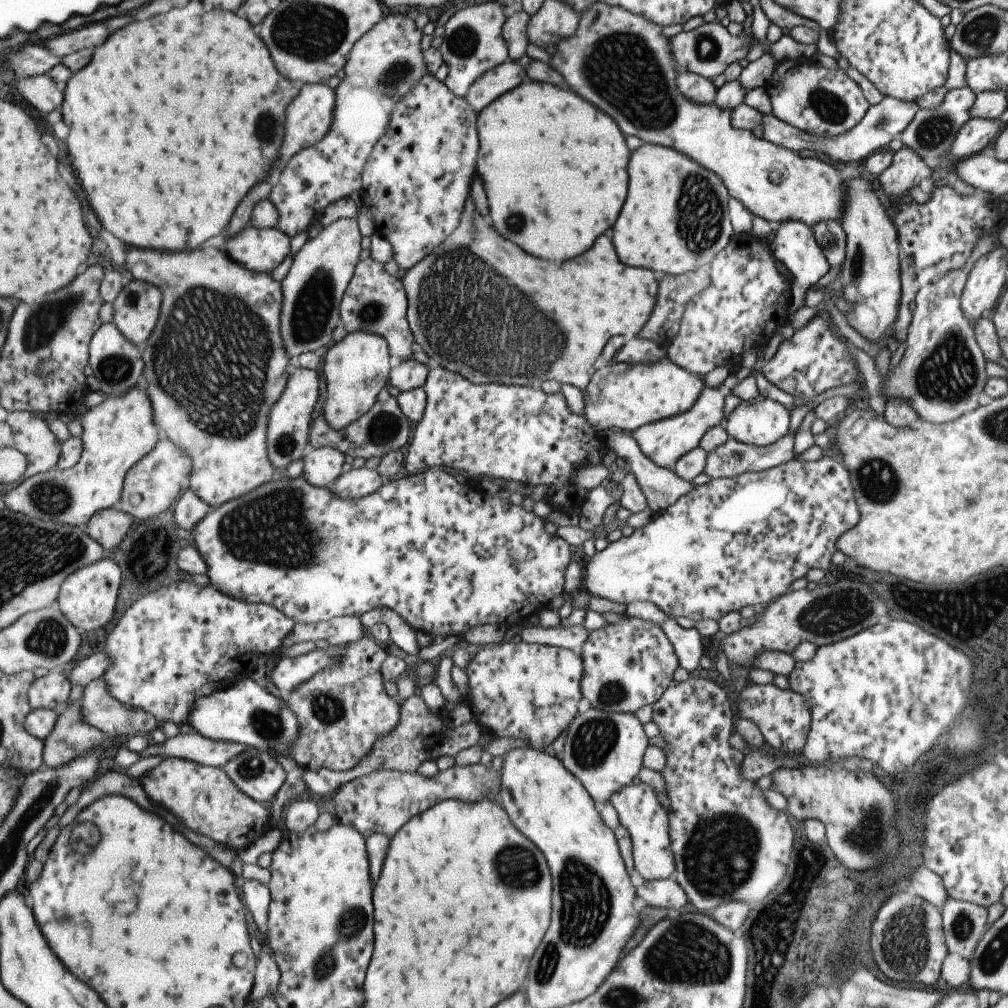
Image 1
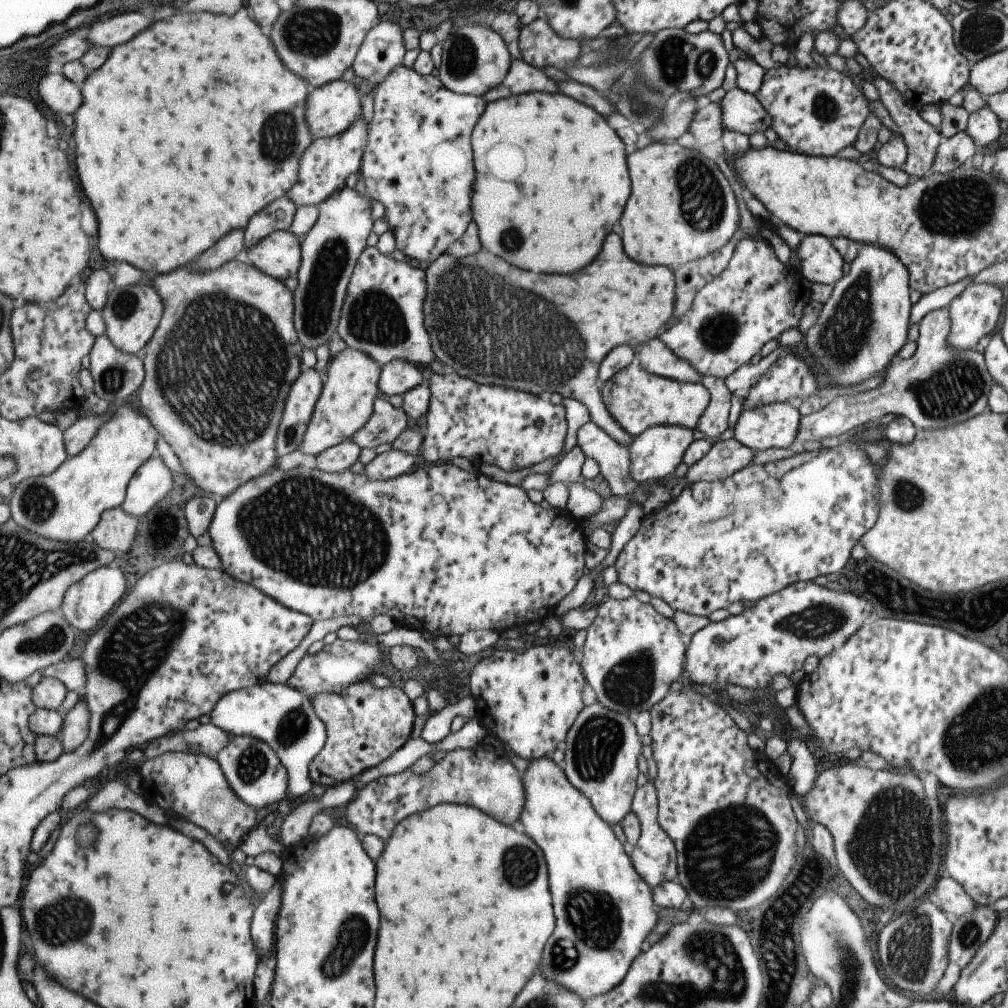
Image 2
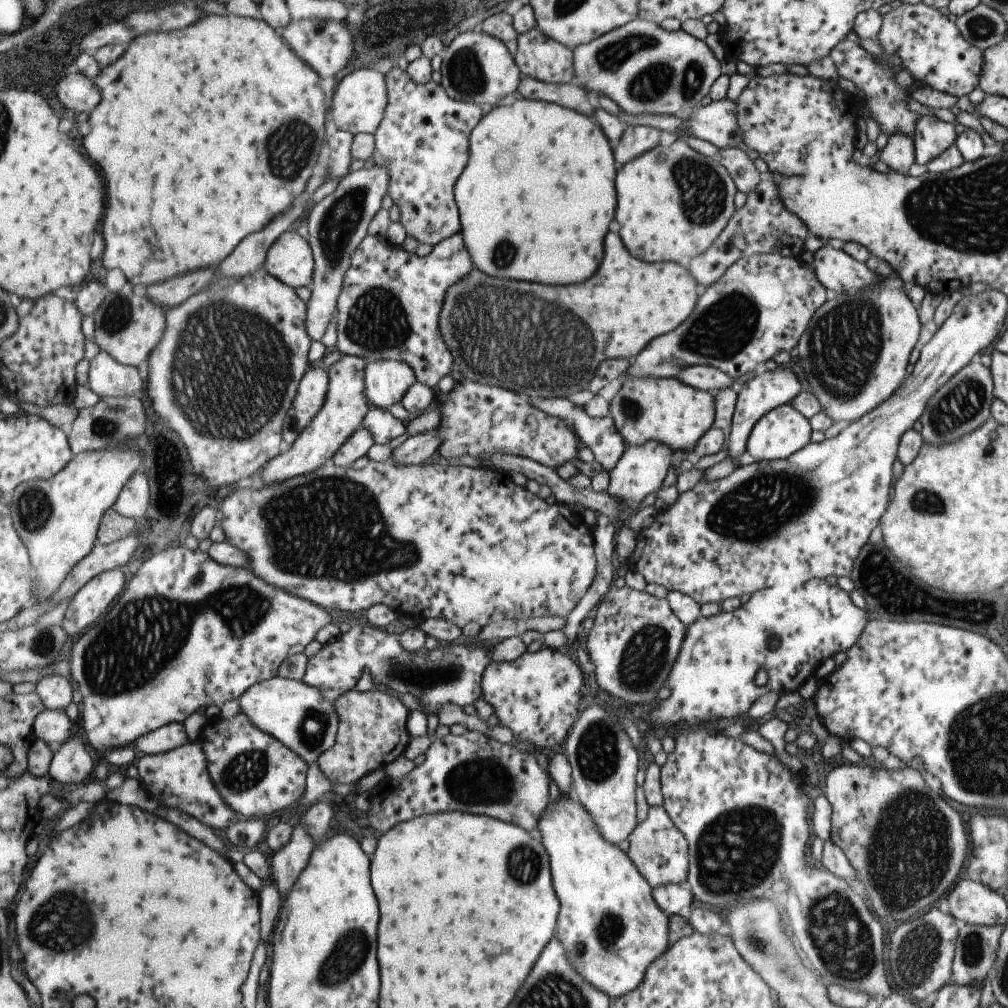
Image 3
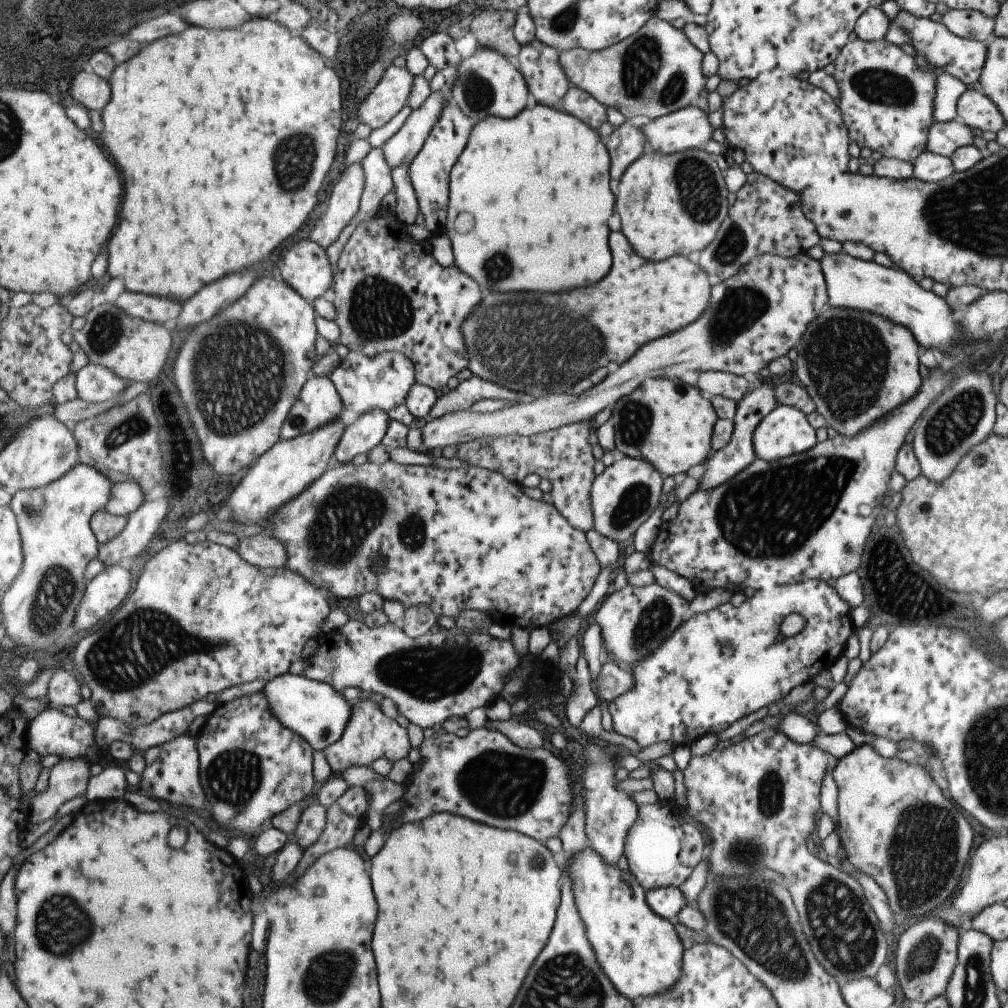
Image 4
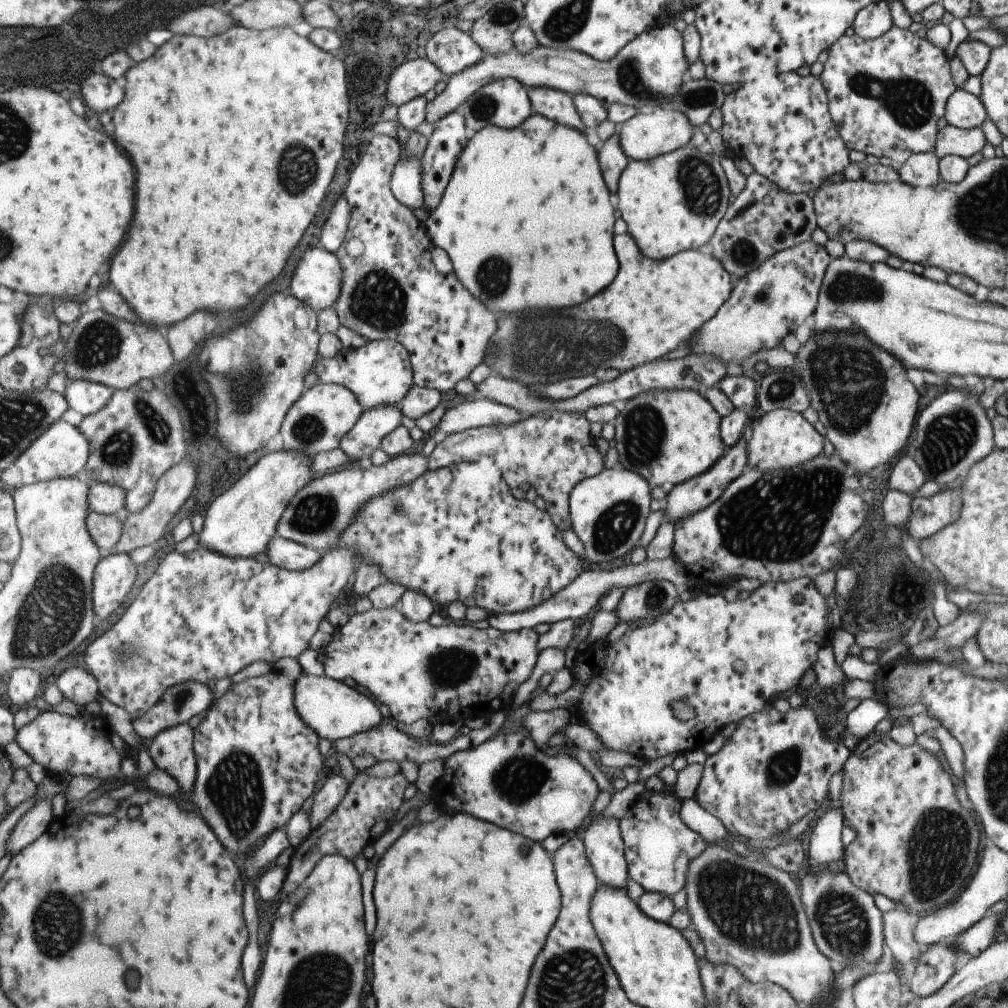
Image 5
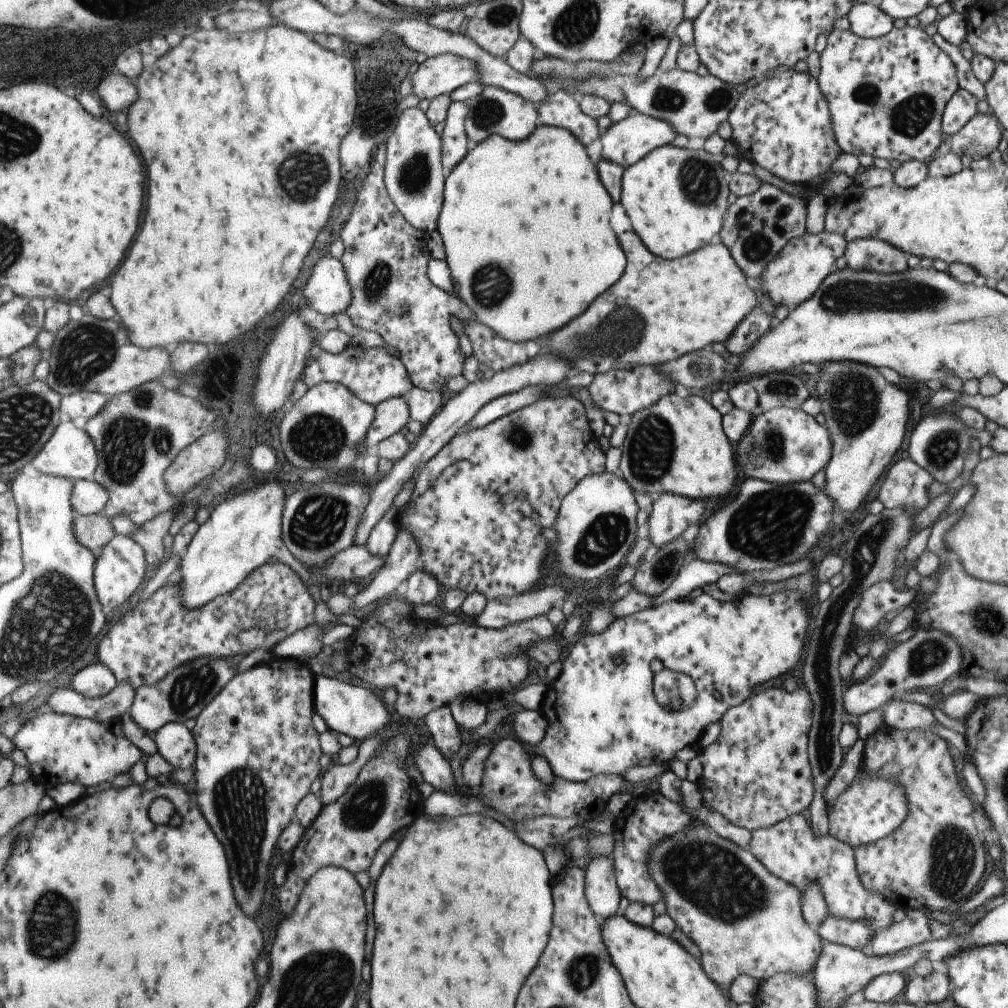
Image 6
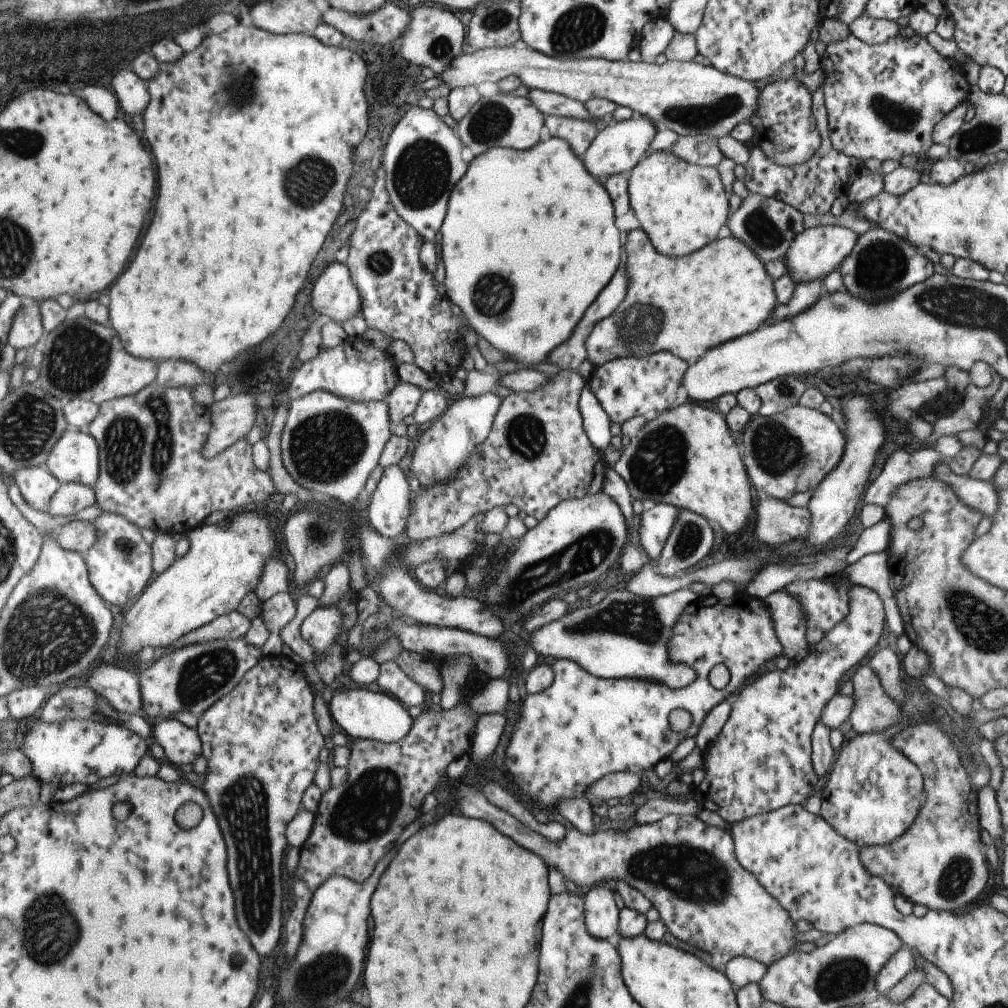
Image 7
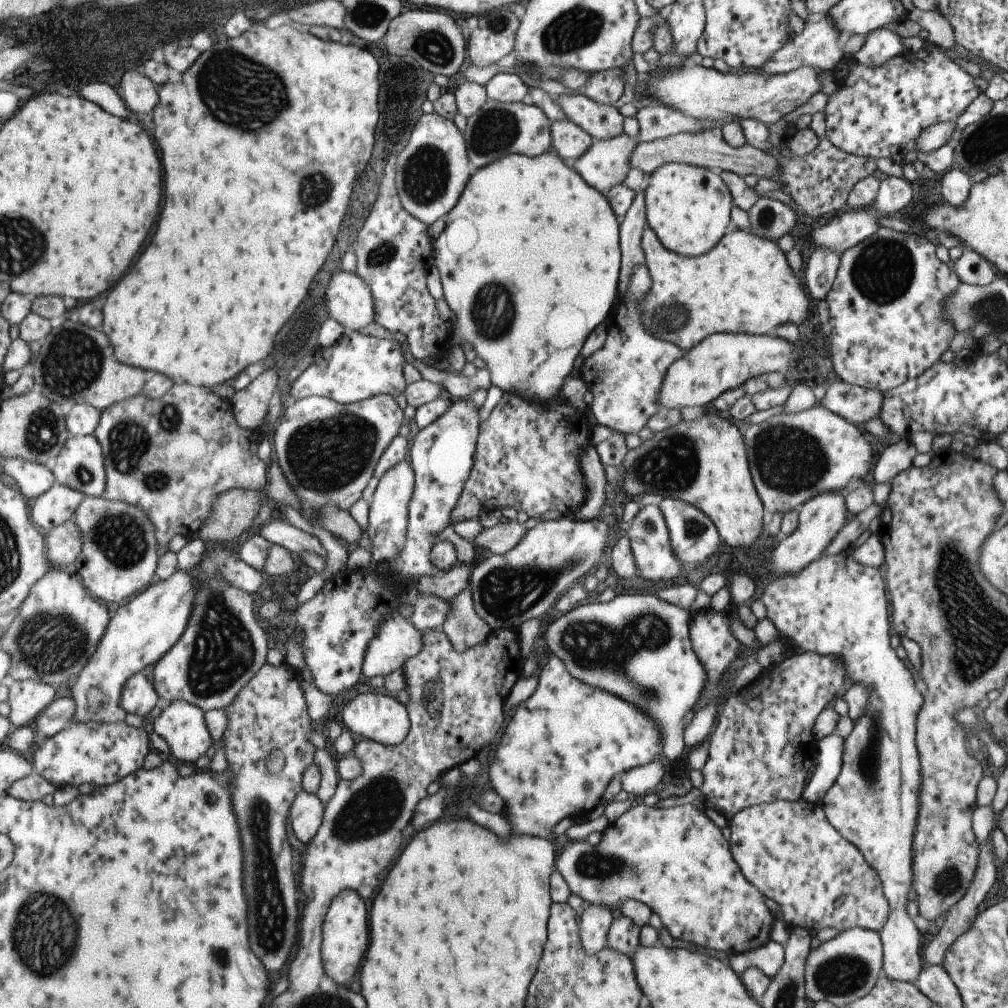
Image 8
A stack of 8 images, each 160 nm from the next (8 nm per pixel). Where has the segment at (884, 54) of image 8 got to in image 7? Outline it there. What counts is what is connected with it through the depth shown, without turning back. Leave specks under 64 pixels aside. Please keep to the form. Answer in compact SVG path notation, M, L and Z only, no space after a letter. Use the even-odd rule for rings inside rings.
M865 14L854 18L847 26L853 36L868 45L881 44L898 34L898 25L895 21L874 19Z

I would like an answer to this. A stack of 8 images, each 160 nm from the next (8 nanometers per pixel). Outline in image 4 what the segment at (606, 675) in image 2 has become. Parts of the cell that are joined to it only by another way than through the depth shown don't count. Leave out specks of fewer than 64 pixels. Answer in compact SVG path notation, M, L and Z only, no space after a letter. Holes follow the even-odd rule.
M627 583L624 588L622 588L620 591L613 591L609 592L607 598L605 598L603 604L600 606L600 608L595 612L595 618L594 622L596 622L599 625L600 628L600 637L601 640L601 646L602 651L605 651L608 653L609 659L615 661L621 668L627 669L629 672L629 669L632 668L632 665L636 664L636 661L639 661L642 658L647 657L652 653L652 650L655 649L662 643L664 640L667 640L667 637L687 618L689 618L692 613L690 612L688 606L688 602L685 601L681 596L678 596L676 593L667 591L666 589L661 588L657 585L657 583L653 583L650 585L647 585L646 587L634 587L633 585L630 585Z

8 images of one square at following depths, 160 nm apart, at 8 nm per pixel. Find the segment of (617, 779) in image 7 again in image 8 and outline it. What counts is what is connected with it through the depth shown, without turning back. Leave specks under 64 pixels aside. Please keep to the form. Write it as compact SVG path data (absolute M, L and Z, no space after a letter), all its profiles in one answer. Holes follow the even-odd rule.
M651 760L648 764L634 767L621 776L621 789L633 794L640 800L643 795L656 791L660 787L664 767L659 760Z

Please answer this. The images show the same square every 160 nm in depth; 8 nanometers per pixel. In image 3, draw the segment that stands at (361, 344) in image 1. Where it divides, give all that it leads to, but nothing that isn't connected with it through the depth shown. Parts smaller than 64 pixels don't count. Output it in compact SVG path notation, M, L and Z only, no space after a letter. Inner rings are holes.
M343 355L329 368L326 395L322 407L290 444L289 450L267 461L260 473L263 485L304 475L325 464L338 448L360 428L369 404L364 395L364 366L366 361L355 355Z

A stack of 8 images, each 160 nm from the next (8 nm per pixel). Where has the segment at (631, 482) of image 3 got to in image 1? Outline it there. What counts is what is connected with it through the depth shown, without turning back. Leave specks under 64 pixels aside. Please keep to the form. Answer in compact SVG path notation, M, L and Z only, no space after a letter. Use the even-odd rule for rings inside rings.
M741 367L734 373L729 372L714 387L707 386L703 383L702 389L699 391L699 396L697 396L695 404L690 409L654 423L644 424L634 431L628 432L630 437L637 443L638 449L645 458L648 458L657 466L671 469L672 464L675 464L675 461L680 456L683 456L683 454L698 446L701 437L707 430L723 424L725 420L723 416L723 400L727 398L728 394L731 394L732 388L749 374L752 374L753 370Z

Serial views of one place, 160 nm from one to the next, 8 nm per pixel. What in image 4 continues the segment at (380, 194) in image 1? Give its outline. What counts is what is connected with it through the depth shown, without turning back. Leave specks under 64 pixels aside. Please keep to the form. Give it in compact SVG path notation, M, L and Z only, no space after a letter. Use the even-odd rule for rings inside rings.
M449 98L445 99L437 120L433 123L419 152L408 165L407 176L409 176L411 188L415 193L419 214L423 218L421 226L430 233L430 236L443 233L448 209L448 176L450 168L465 148L472 125L473 123L456 107L455 103Z

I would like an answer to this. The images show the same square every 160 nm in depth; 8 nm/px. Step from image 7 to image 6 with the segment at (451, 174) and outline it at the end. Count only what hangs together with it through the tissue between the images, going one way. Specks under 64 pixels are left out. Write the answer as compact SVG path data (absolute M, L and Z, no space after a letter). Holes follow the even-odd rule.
M409 107L398 114L397 123L391 136L386 140L385 146L384 185L391 202L411 226L430 233L436 227L437 215L442 203L442 186L446 176L440 166L440 137L433 131L424 112L418 107Z

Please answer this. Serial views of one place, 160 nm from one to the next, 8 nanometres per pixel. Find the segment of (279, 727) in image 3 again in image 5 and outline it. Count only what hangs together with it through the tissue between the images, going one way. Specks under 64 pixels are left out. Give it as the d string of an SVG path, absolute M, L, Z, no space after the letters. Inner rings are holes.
M304 673L294 682L293 708L299 720L318 736L330 743L356 735L382 722L382 716L375 704L343 681Z

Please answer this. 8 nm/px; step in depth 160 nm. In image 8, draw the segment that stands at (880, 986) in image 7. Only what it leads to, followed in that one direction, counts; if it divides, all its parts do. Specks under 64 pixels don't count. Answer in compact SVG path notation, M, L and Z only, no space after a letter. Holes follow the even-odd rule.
M853 547L841 550L839 554L823 554L819 556L819 559L811 562L805 568L803 572L799 572L795 576L779 576L771 578L771 582L767 582L763 586L763 592L761 592L761 603L763 604L766 612L767 620L771 620L771 624L777 628L780 639L787 649L791 649L789 653L805 654L805 652L815 652L817 656L833 656L841 662L843 666L843 674L850 679L851 684L861 684L865 690L867 690L867 706L865 710L861 712L861 716L855 720L852 726L851 732L844 739L843 742L843 764L841 764L841 770L835 782L831 784L831 787L825 792L825 796L820 801L820 808L823 810L825 819L831 824L832 828L835 828L839 835L847 840L852 846L855 846L863 859L875 870L875 874L879 878L881 884L881 890L883 897L887 900L887 906L889 906L889 912L887 912L887 919L885 924L879 928L877 934L879 934L879 940L882 944L882 968L881 974L890 980L906 981L915 983L919 972L922 970L922 960L919 957L919 937L917 928L913 924L911 918L909 918L905 906L907 904L907 893L912 887L911 883L911 842L913 830L915 827L917 808L919 801L919 784L920 784L920 768L918 764L918 753L914 742L914 733L916 728L916 717L921 704L923 703L923 697L915 689L911 672L905 668L905 664L899 660L895 654L894 647L890 644L891 638L887 636L887 620L890 619L890 613L887 612L887 598L885 598L885 588L883 588L884 580L881 580L877 567L863 566L863 564L857 564L853 558L851 558L851 552Z

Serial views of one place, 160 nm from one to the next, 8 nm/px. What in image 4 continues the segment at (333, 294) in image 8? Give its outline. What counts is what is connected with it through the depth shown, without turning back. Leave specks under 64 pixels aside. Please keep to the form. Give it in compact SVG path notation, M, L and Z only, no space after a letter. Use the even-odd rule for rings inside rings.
M301 239L281 251L276 266L282 280L307 302L332 286L333 276L324 249L310 239Z

